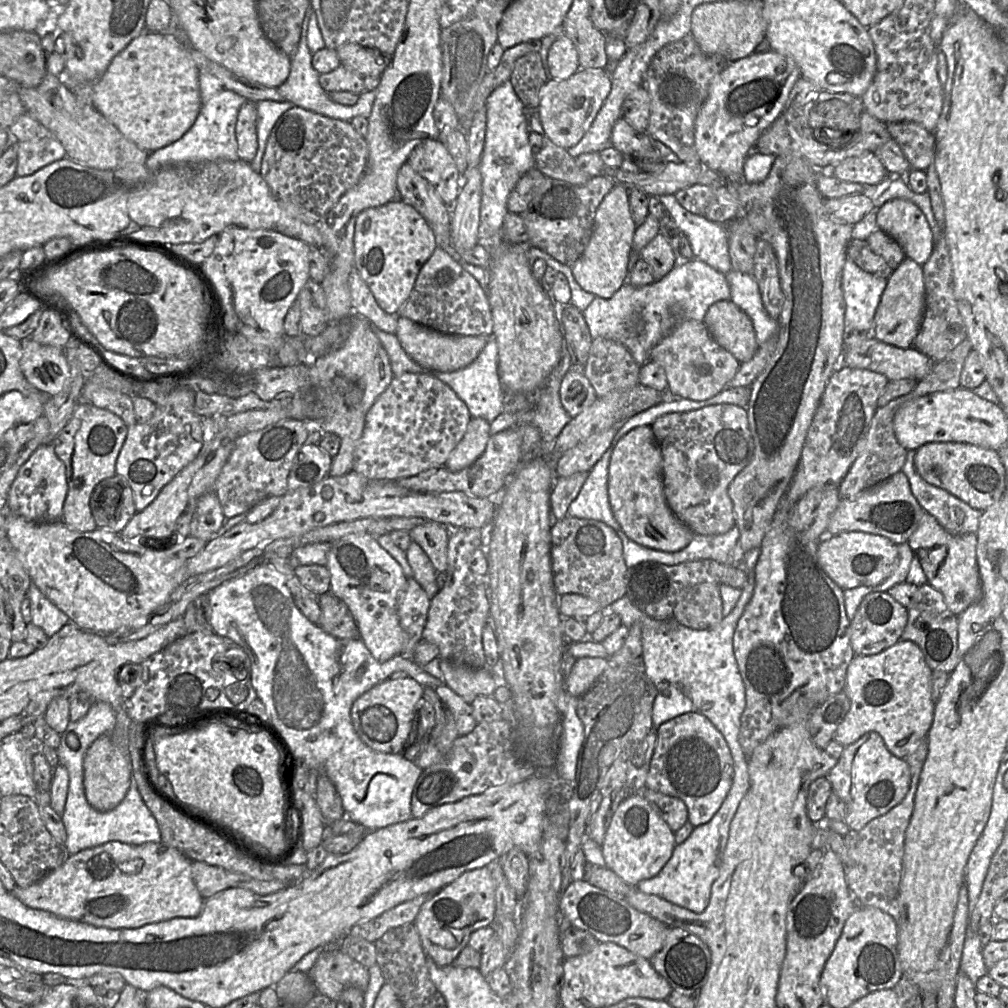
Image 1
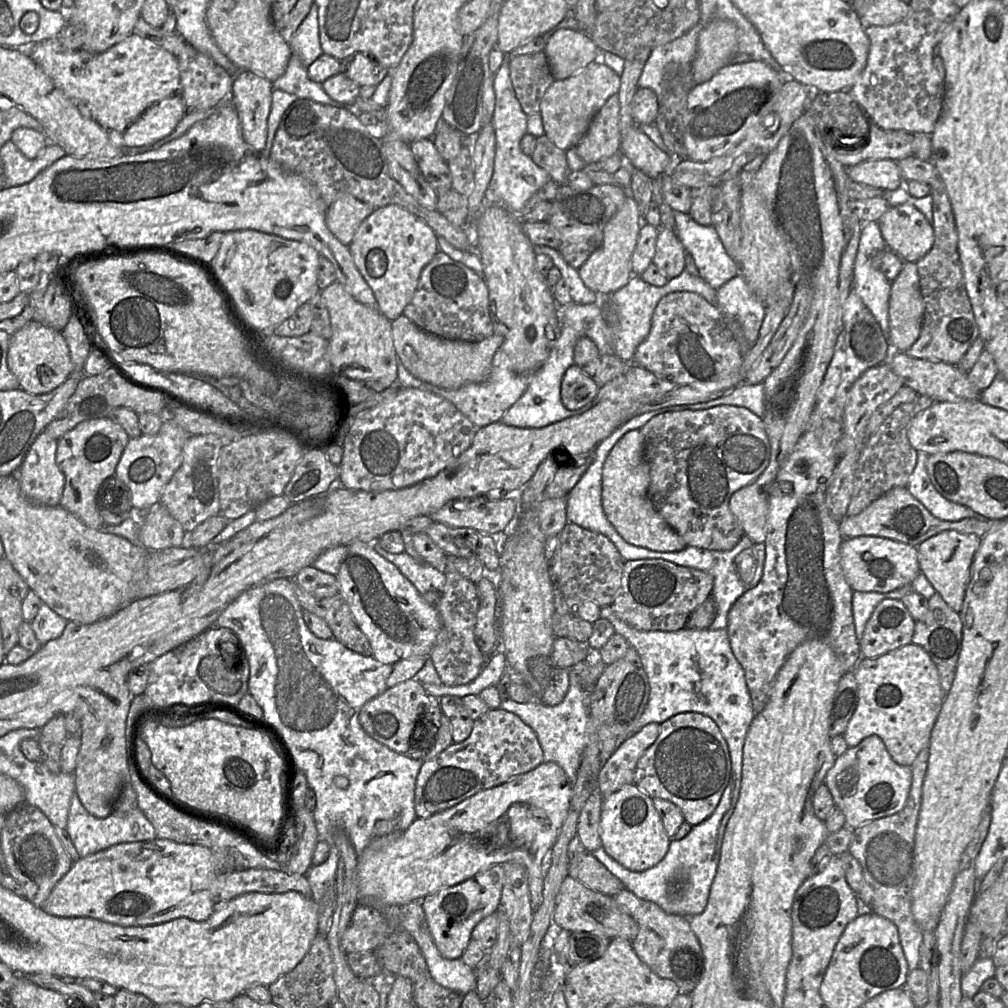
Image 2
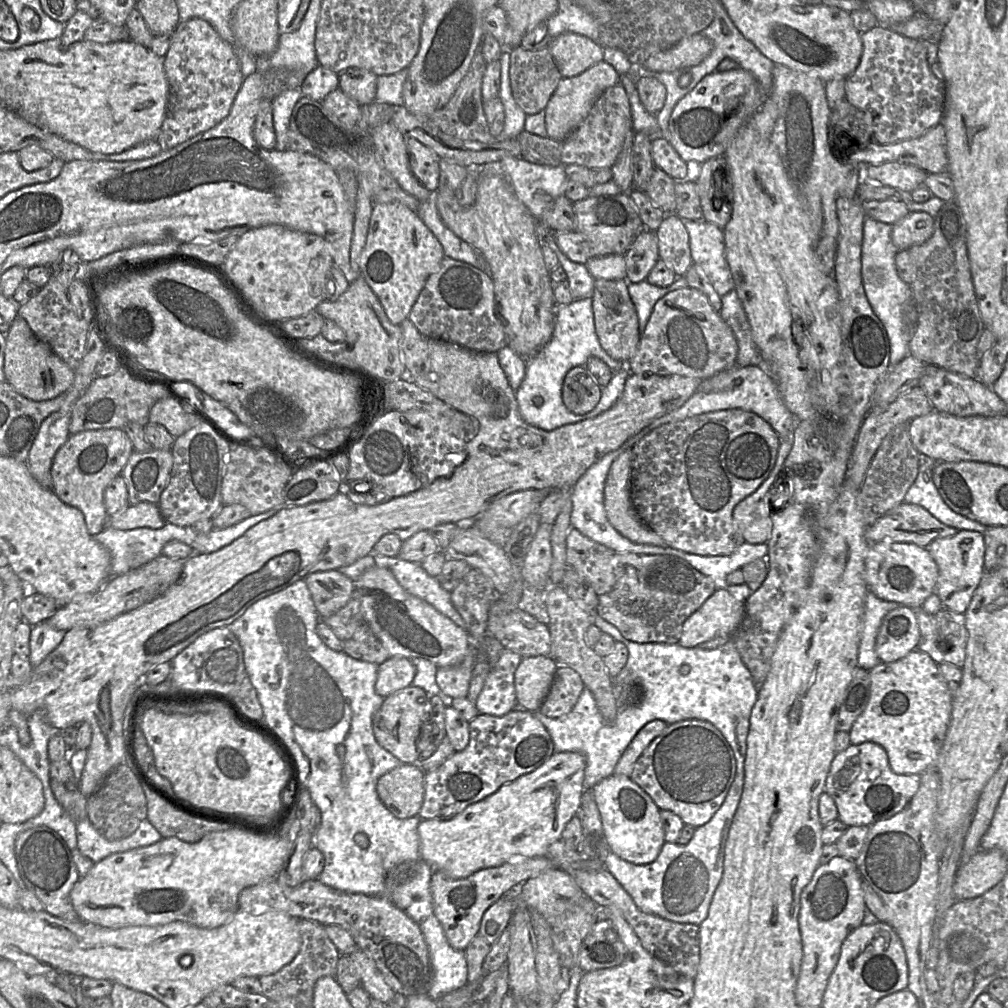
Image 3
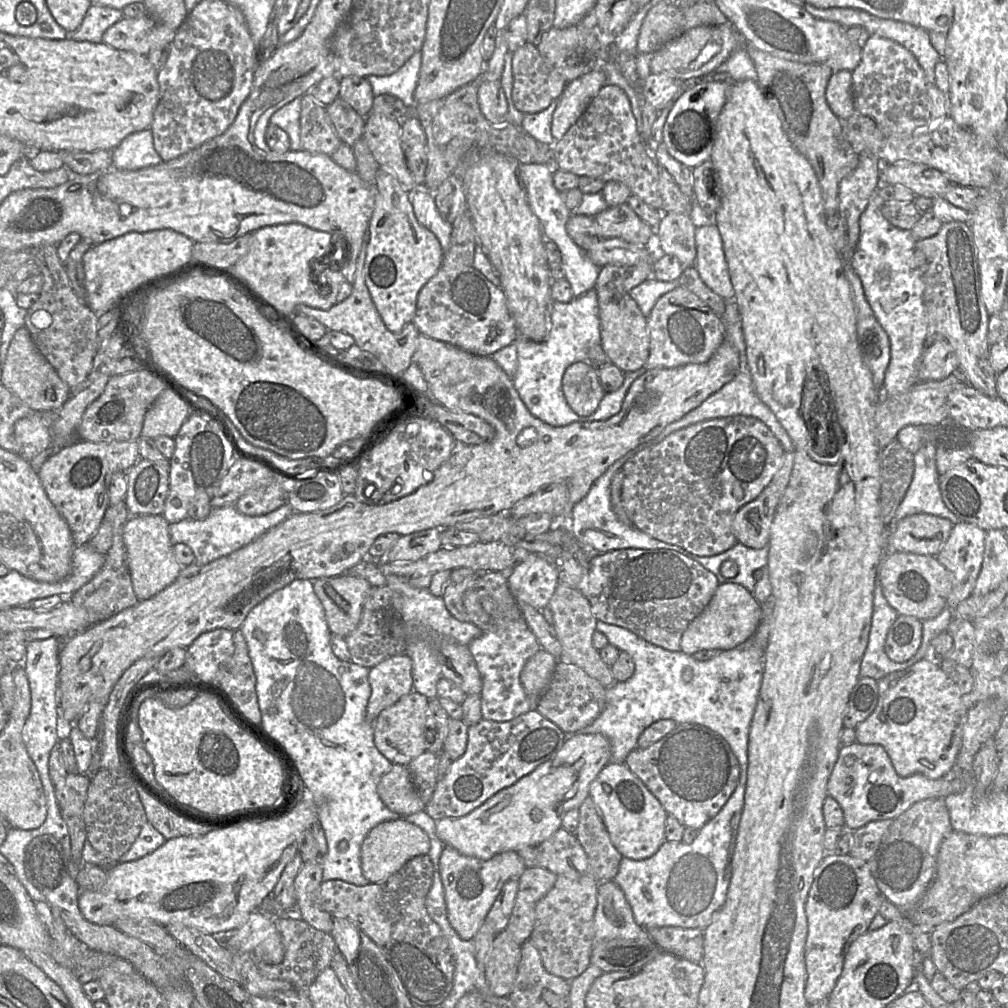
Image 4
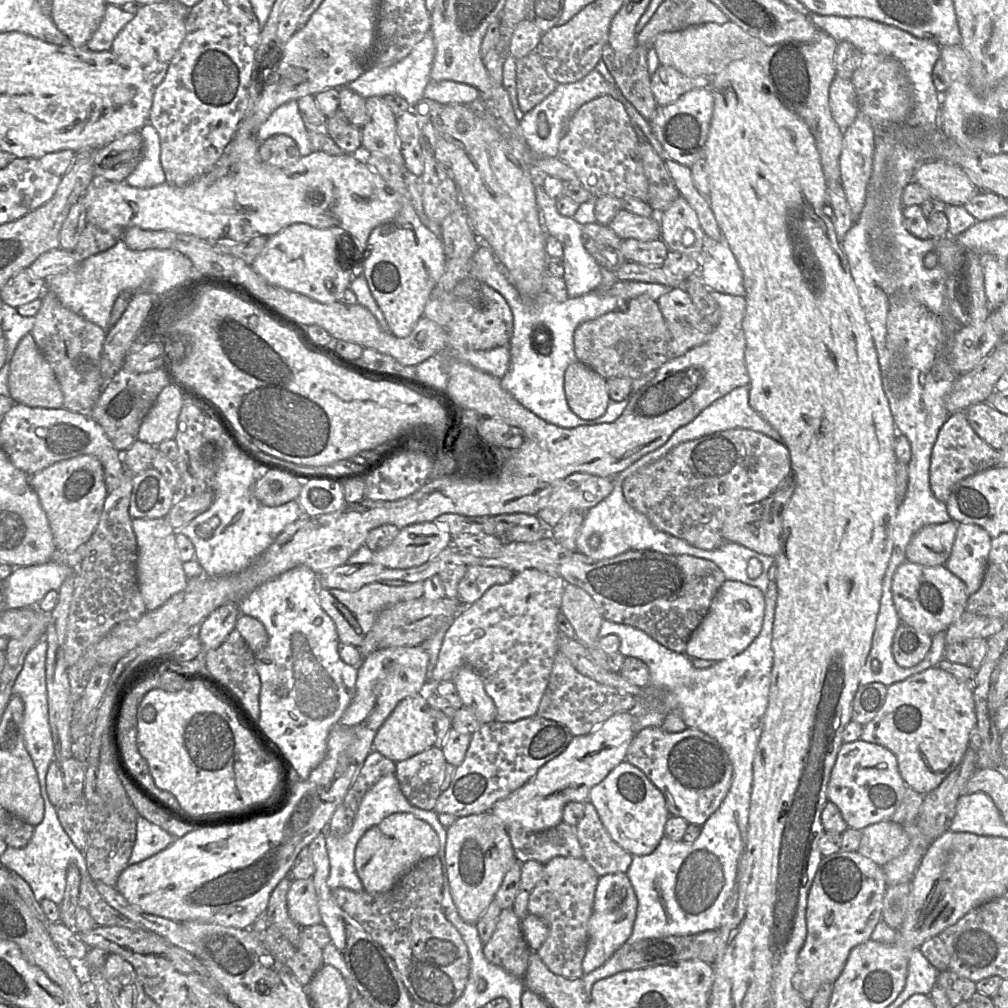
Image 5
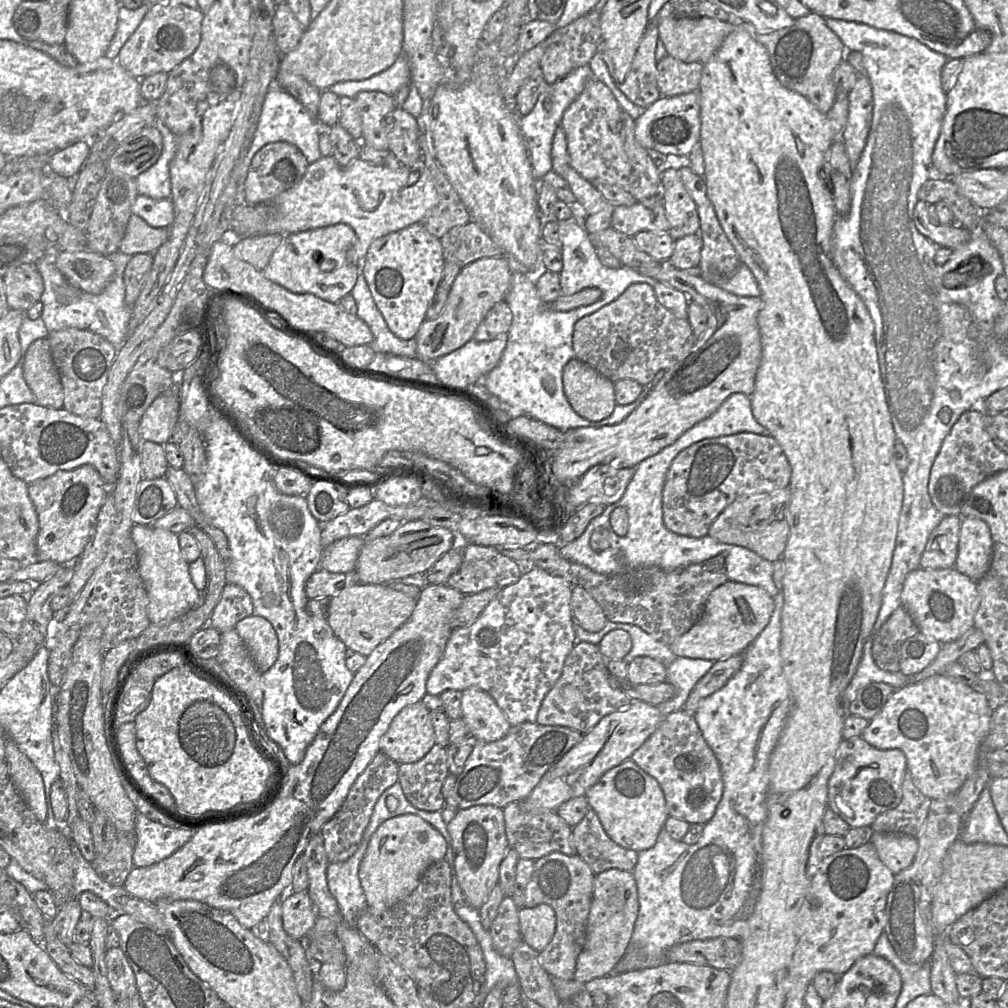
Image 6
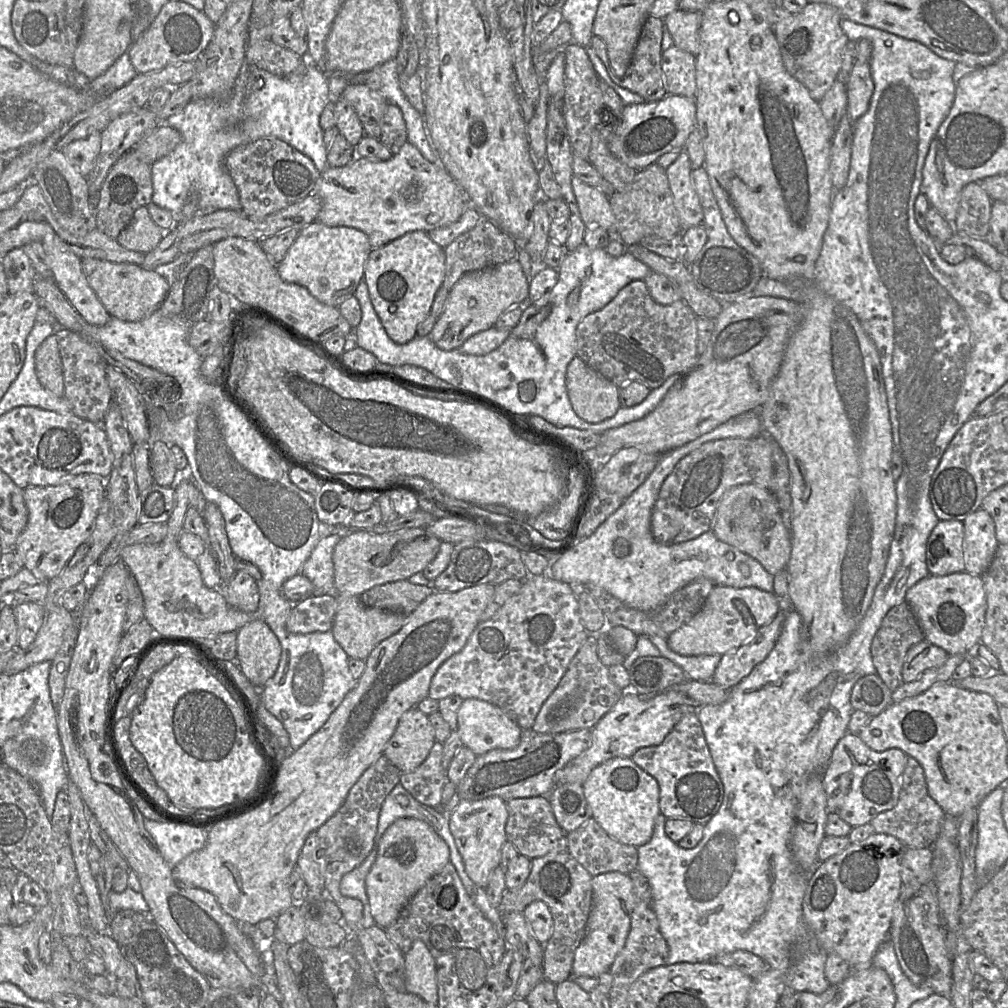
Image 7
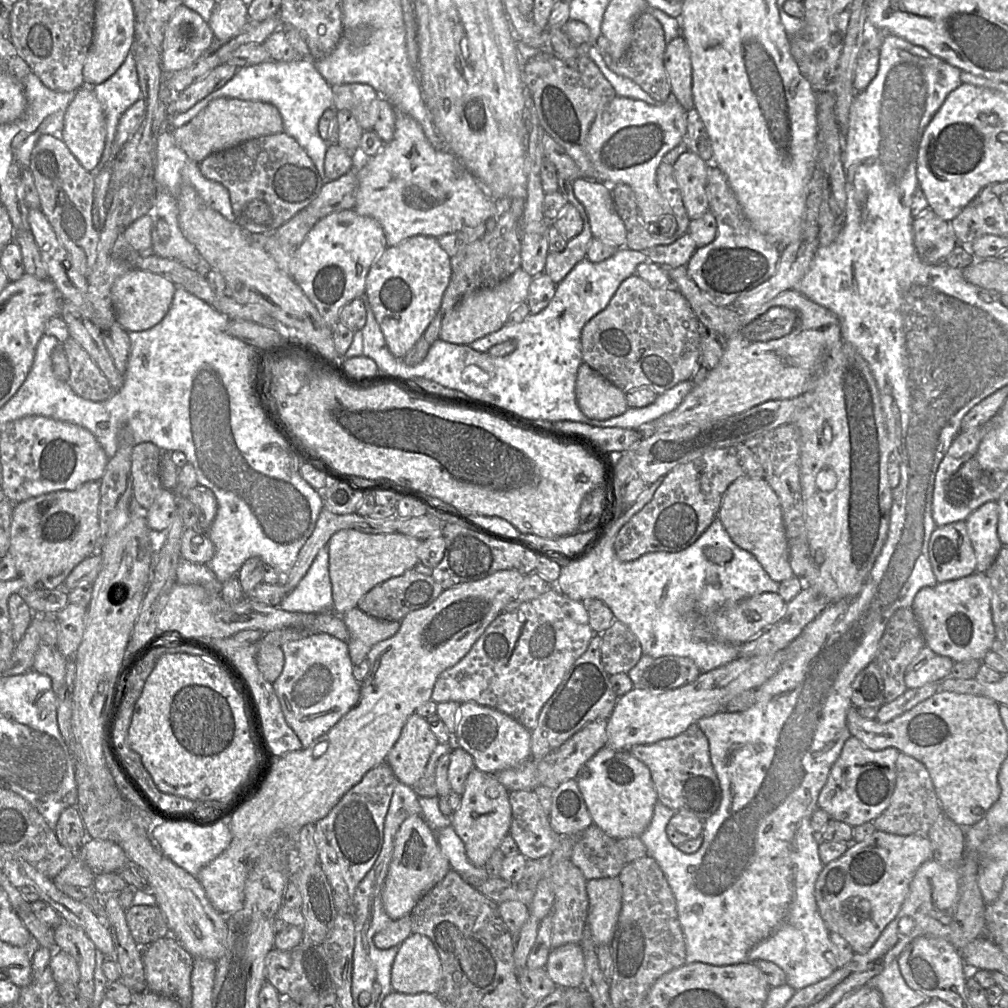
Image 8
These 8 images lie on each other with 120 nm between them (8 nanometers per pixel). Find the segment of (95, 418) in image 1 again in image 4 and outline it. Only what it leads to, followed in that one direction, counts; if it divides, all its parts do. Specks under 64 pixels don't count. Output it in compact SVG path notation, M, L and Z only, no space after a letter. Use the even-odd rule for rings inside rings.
M137 441L72 442L54 452L37 475L60 516L66 521L75 546L87 544L100 527L109 506L108 485L116 472L127 472L140 459Z

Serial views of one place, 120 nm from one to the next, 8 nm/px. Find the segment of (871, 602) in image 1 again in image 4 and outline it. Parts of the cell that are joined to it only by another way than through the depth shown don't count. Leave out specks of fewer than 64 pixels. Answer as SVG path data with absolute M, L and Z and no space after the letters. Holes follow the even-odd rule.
M906 615L897 616L888 630L885 652L894 662L906 662L911 659L922 643L922 621Z

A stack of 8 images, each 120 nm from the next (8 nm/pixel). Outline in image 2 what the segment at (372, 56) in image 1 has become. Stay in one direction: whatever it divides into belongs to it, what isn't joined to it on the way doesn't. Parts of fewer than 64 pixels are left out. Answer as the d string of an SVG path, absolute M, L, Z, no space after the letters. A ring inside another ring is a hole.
M356 52L340 61L340 73L355 81L360 87L377 87L390 71L369 55Z

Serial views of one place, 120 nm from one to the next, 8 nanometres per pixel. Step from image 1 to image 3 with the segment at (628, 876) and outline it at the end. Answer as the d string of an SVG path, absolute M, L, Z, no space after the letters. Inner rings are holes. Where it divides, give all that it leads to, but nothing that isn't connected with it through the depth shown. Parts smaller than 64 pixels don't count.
M616 774L601 780L591 791L600 812L604 837L611 852L637 865L653 862L665 843L660 809L653 799L630 777Z

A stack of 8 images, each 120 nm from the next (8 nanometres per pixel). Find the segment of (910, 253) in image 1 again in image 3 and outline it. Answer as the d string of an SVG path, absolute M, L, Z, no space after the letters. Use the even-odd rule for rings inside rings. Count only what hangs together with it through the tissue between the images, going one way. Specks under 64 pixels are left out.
M910 212L892 226L892 241L898 251L928 241L934 233L934 218L926 212Z

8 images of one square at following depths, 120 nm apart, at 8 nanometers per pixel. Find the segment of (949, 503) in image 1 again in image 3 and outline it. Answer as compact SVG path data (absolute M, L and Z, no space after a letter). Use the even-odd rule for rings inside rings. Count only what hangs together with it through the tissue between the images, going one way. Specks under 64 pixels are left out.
M920 454L920 456L917 477L907 490L903 502L923 507L947 526L983 534L986 526L954 512L944 502L933 481L933 469L937 461L924 454Z

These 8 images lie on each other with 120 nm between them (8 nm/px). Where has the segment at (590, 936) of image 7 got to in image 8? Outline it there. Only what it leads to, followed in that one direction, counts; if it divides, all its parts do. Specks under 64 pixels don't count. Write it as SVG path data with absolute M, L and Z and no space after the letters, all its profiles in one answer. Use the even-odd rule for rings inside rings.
M618 877L591 879L586 889L589 899L587 928L597 946L611 945L622 908L622 884ZM570 943L552 949L545 969L558 987L582 988L585 974L582 946Z

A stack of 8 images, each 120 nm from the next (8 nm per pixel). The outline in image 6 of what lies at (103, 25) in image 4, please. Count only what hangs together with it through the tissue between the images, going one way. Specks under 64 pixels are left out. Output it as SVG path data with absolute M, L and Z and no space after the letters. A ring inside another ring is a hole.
M147 2L134 10L120 6L117 29L105 54L107 58L117 60L121 48L139 27L151 6Z

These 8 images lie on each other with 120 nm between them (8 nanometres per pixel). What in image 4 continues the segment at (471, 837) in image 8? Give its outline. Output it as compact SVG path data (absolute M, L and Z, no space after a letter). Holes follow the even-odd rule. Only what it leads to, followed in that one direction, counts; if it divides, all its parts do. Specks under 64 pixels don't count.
M445 845L440 857L439 870L444 887L448 921L458 936L471 940L491 909L503 885L510 879L519 879L527 868L518 852L499 853L489 860L461 854Z

